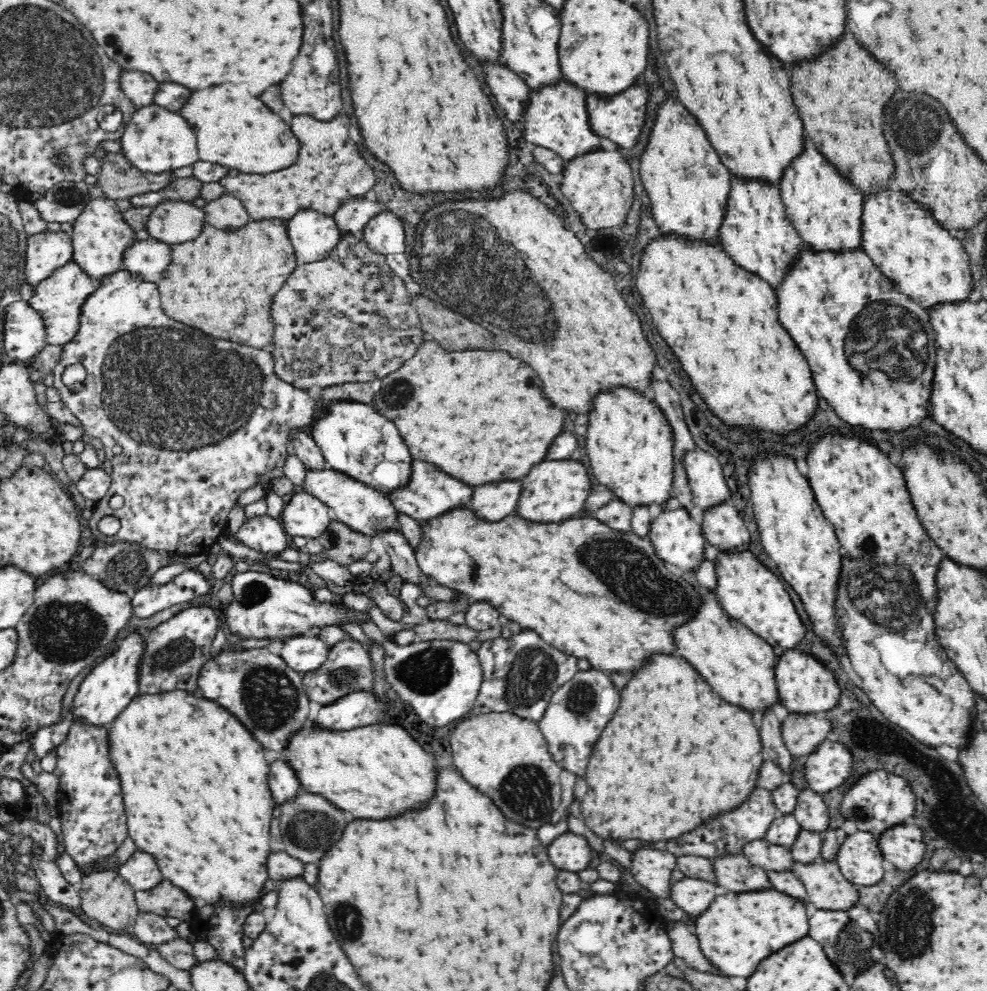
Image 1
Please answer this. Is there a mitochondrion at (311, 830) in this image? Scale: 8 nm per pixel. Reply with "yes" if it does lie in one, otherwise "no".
yes

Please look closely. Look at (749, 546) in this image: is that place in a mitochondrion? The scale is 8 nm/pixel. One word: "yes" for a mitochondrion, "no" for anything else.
no

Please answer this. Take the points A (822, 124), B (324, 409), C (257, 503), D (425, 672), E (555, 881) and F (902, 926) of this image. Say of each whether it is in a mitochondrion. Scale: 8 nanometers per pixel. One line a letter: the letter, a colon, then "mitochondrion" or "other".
A: other
B: other
C: other
D: mitochondrion
E: other
F: mitochondrion

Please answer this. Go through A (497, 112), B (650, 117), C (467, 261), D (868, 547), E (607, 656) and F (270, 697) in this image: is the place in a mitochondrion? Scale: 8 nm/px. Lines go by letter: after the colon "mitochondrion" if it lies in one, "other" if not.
A: other
B: other
C: mitochondrion
D: mitochondrion
E: other
F: mitochondrion

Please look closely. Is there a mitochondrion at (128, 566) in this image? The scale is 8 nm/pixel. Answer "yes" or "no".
yes

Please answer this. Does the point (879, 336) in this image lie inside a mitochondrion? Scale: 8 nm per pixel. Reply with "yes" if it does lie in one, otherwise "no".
yes

